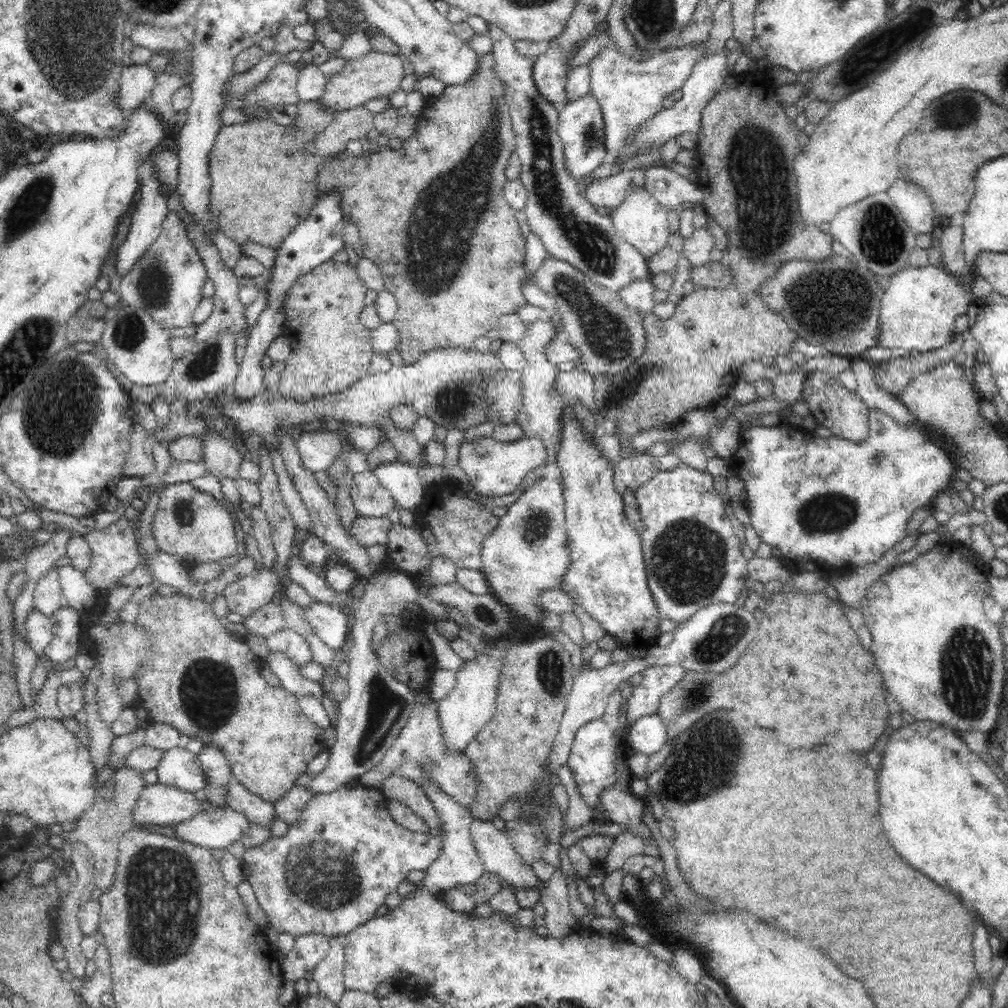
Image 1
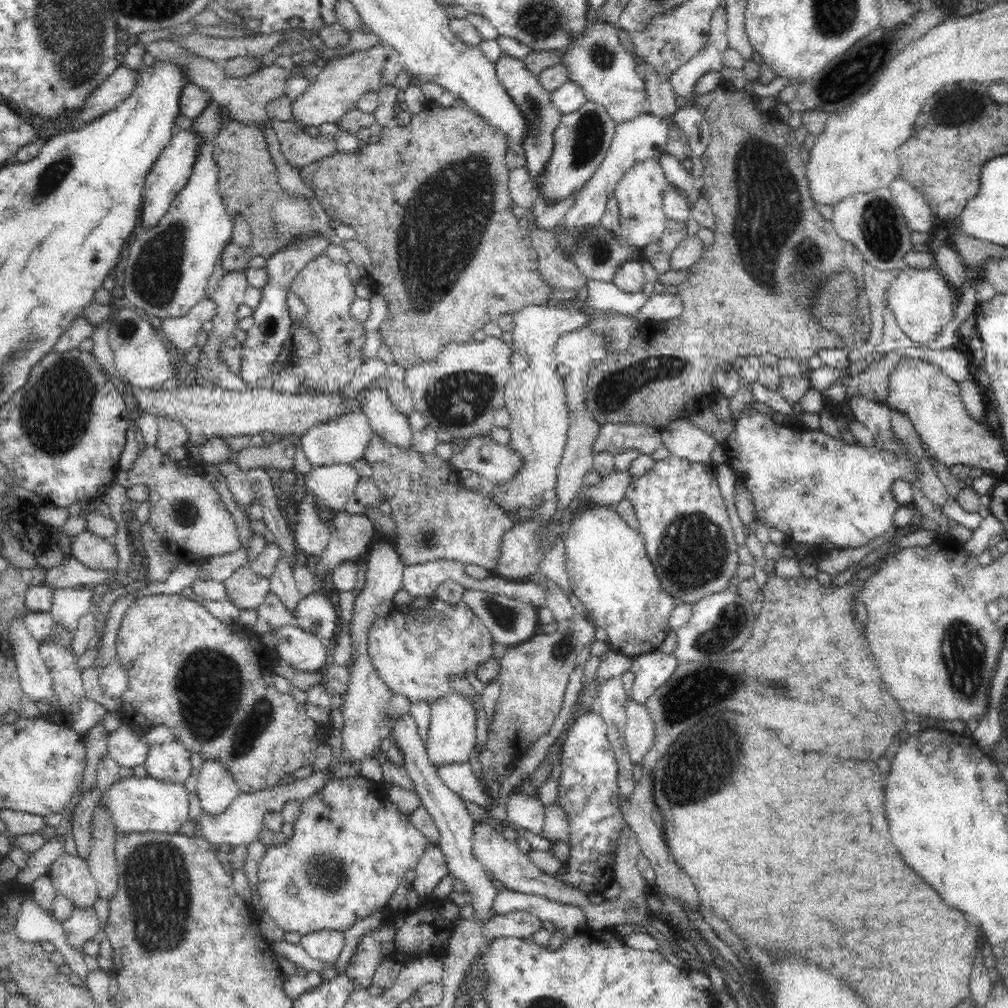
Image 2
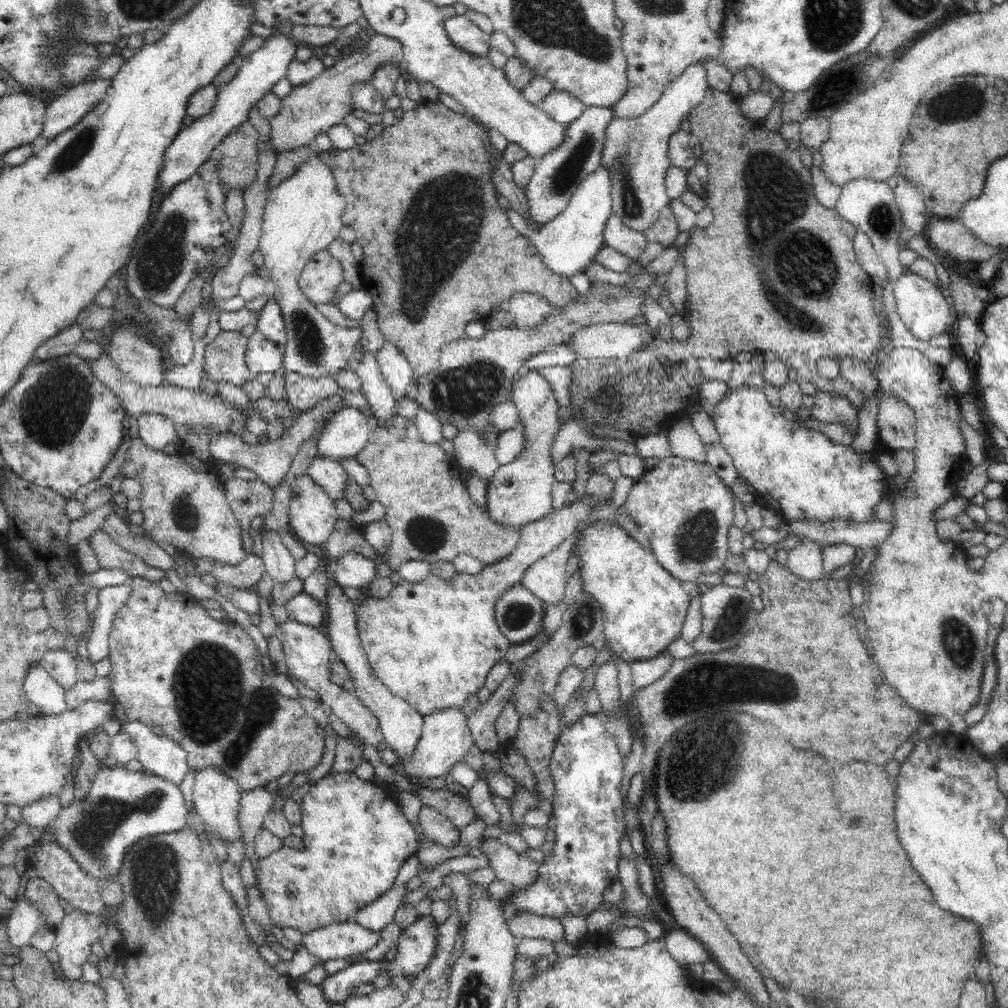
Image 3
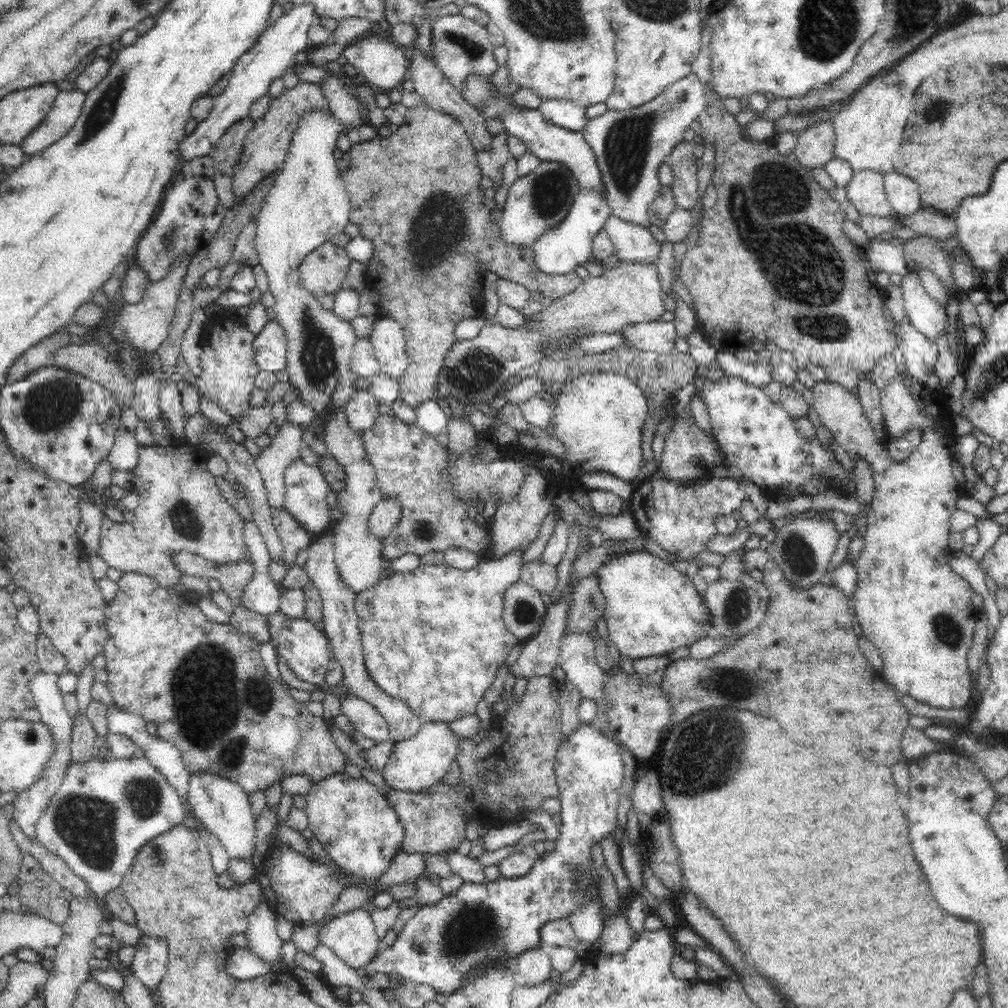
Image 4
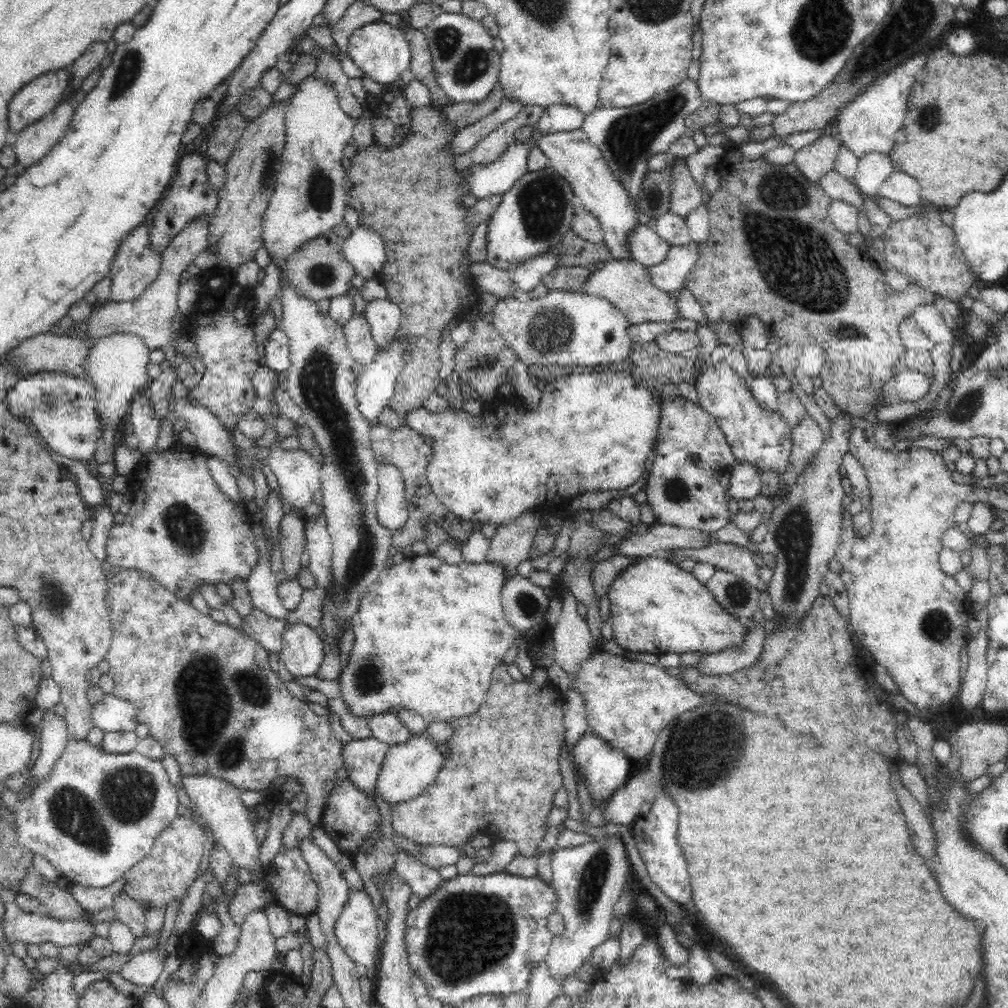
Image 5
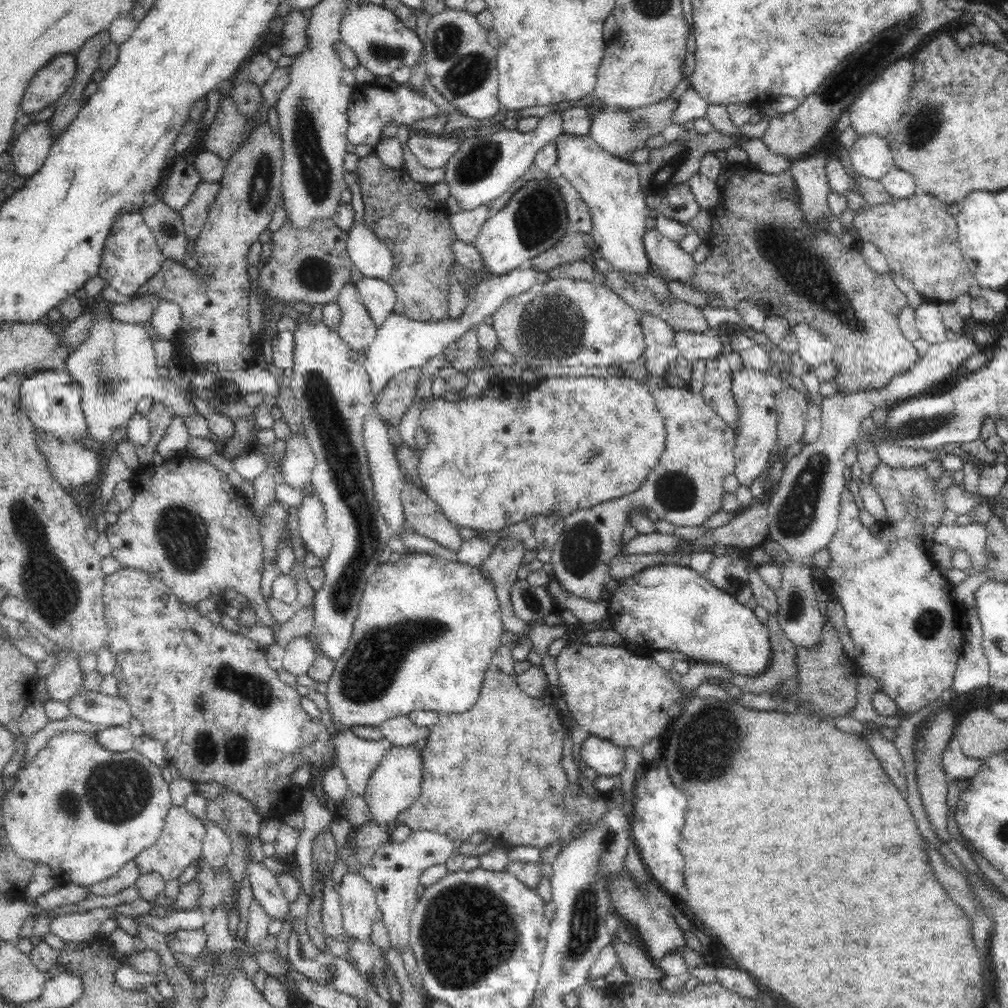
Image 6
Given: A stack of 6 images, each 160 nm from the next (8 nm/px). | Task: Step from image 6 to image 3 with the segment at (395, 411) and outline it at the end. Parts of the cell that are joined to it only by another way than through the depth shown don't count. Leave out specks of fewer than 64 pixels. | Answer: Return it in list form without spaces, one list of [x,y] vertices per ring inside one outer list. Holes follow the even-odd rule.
[[[423,102],[418,104],[415,110],[404,112],[403,115],[399,118],[397,123],[393,125],[383,126],[383,129],[376,134],[373,134],[369,137],[369,141],[363,145],[354,145],[352,148],[349,148],[347,151],[343,151],[337,148],[332,147],[327,151],[319,151],[318,157],[320,157],[320,161],[324,163],[324,165],[328,166],[328,170],[332,171],[332,175],[334,175],[334,185],[336,185],[336,190],[342,197],[344,197],[344,212],[342,212],[342,216],[340,216],[340,221],[342,221],[342,226],[350,226],[354,229],[357,237],[357,244],[363,250],[363,261],[360,262],[359,270],[361,271],[361,280],[363,284],[363,288],[368,291],[373,296],[373,306],[377,314],[376,325],[378,325],[378,331],[380,334],[384,336],[385,343],[389,345],[394,345],[398,347],[398,351],[400,354],[406,358],[406,360],[411,364],[413,368],[413,376],[414,378],[418,378],[418,376],[422,376],[422,374],[432,372],[432,369],[439,364],[439,356],[441,354],[442,347],[451,343],[452,341],[457,341],[464,338],[465,328],[468,323],[471,322],[484,322],[485,319],[489,318],[496,314],[496,311],[505,308],[507,302],[518,293],[530,293],[533,295],[538,295],[539,297],[545,298],[552,306],[556,307],[565,307],[568,305],[574,298],[576,298],[577,293],[574,286],[570,283],[569,278],[564,275],[556,274],[552,272],[541,259],[540,253],[538,249],[534,247],[534,244],[526,237],[522,236],[510,223],[508,219],[508,215],[506,214],[506,209],[504,209],[498,203],[498,196],[500,196],[499,192],[496,190],[495,184],[493,183],[491,177],[492,163],[500,157],[501,151],[498,150],[495,145],[490,140],[488,134],[488,127],[484,125],[482,122],[479,122],[476,118],[467,118],[468,116],[460,113],[453,112],[449,110],[446,106],[438,102]]]

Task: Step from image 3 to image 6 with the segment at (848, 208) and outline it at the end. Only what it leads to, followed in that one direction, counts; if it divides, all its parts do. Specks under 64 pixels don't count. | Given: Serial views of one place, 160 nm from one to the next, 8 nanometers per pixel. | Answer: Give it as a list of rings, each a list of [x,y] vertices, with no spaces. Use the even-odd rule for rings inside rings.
[[[878,135],[858,137],[849,150],[849,156],[860,176],[874,181],[880,181],[894,167],[887,137],[882,138]]]

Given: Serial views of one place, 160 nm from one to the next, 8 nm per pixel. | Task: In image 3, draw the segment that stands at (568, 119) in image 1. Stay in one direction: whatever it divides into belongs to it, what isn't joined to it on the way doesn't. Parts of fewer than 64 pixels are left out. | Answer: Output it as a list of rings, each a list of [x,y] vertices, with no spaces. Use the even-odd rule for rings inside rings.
[[[586,107],[576,120],[564,126],[564,140],[558,144],[558,148],[544,154],[524,190],[529,206],[528,215],[533,220],[540,224],[550,222],[568,204],[584,178],[601,166],[607,124],[613,117],[611,108]]]

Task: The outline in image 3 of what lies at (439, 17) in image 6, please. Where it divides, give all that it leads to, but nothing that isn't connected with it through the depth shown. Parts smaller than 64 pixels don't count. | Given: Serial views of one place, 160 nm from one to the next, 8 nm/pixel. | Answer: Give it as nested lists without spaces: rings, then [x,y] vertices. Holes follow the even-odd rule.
[[[465,14],[448,18],[445,28],[450,41],[456,48],[462,48],[476,56],[487,56],[491,42],[490,36],[477,28]]]

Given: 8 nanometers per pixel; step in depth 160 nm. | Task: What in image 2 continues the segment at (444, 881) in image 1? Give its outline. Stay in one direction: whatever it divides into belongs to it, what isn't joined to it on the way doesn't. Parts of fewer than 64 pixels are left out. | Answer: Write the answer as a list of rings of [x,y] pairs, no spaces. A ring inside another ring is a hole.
[[[410,715],[402,716],[394,724],[394,729],[396,730],[390,739],[403,752],[405,762],[403,769],[413,780],[421,805],[428,811],[438,829],[436,845],[440,865],[446,866],[447,873],[464,882],[469,903],[476,914],[474,920],[486,922],[495,916],[492,913],[492,902],[494,902],[497,890],[493,887],[492,877],[473,853],[473,828],[476,821],[470,817],[470,813],[466,809],[466,803],[453,790],[450,790],[438,776],[436,768],[430,762],[426,749],[422,745],[413,718]]]

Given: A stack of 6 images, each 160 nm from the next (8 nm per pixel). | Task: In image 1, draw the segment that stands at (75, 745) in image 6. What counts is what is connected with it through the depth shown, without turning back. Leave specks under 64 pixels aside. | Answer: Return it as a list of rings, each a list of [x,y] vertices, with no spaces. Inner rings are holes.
[[[157,782],[146,784],[142,790],[133,821],[136,828],[146,824],[172,827],[213,808],[213,803],[207,799],[198,800],[191,792],[182,792]]]

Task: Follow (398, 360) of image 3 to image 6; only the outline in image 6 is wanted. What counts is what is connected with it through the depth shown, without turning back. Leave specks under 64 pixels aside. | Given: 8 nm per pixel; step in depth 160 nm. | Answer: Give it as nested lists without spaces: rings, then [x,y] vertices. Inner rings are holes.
[[[364,277],[357,282],[364,306],[376,330],[395,312],[396,295],[387,281]]]

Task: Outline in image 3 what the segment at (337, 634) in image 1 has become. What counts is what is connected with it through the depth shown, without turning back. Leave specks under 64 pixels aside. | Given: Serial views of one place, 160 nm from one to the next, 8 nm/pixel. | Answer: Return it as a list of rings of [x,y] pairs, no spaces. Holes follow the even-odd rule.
[[[302,592],[294,596],[286,603],[285,609],[290,619],[318,630],[320,627],[323,628],[326,606],[310,594]]]

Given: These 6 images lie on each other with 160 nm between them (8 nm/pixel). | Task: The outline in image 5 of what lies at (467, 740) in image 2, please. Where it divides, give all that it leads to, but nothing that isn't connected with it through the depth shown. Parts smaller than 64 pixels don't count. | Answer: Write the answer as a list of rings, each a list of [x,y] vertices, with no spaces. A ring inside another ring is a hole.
[[[424,730],[404,740],[402,744],[389,745],[375,786],[388,804],[406,803],[407,800],[426,792],[443,767],[445,756],[438,749],[437,742],[427,732],[428,730]]]

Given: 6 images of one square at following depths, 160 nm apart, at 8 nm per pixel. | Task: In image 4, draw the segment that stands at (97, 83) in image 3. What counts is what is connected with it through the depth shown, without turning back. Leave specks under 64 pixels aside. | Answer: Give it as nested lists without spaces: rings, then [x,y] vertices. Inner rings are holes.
[[[77,88],[59,92],[50,112],[38,128],[22,142],[21,147],[26,156],[40,153],[44,148],[60,140],[75,125],[85,104],[86,96],[86,93]]]

